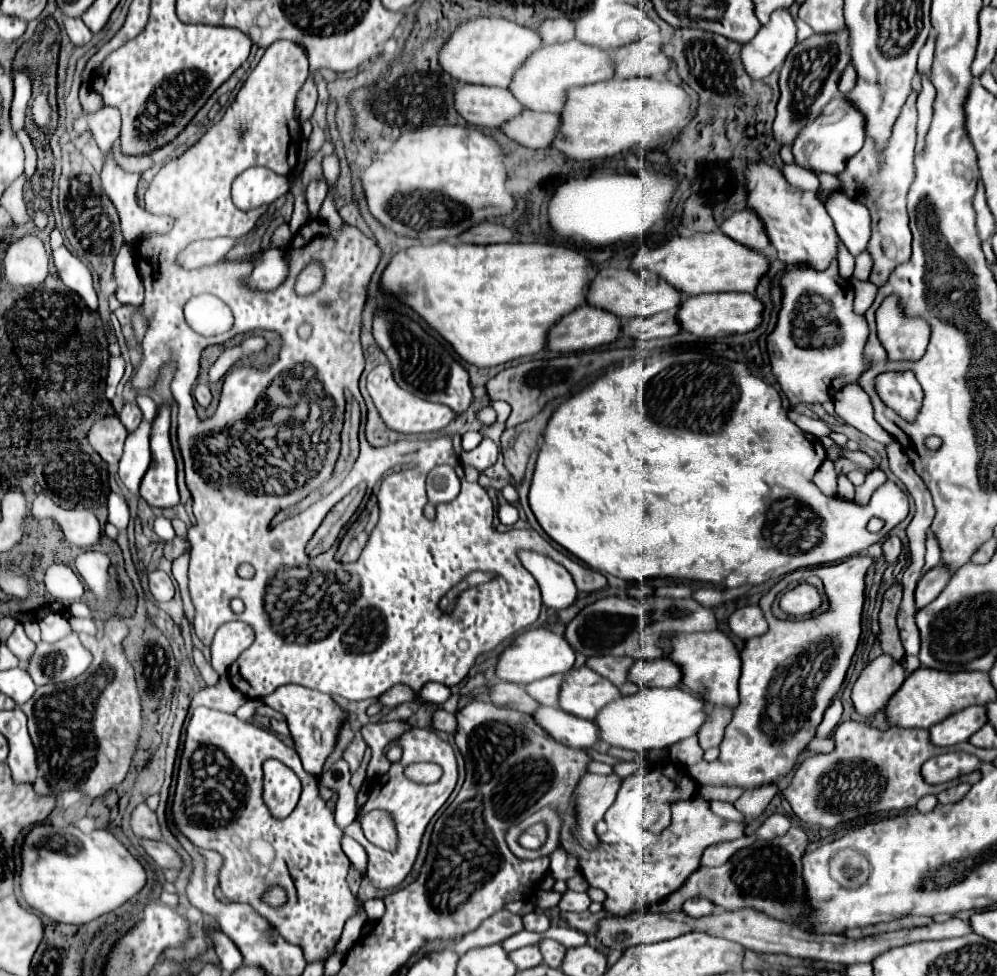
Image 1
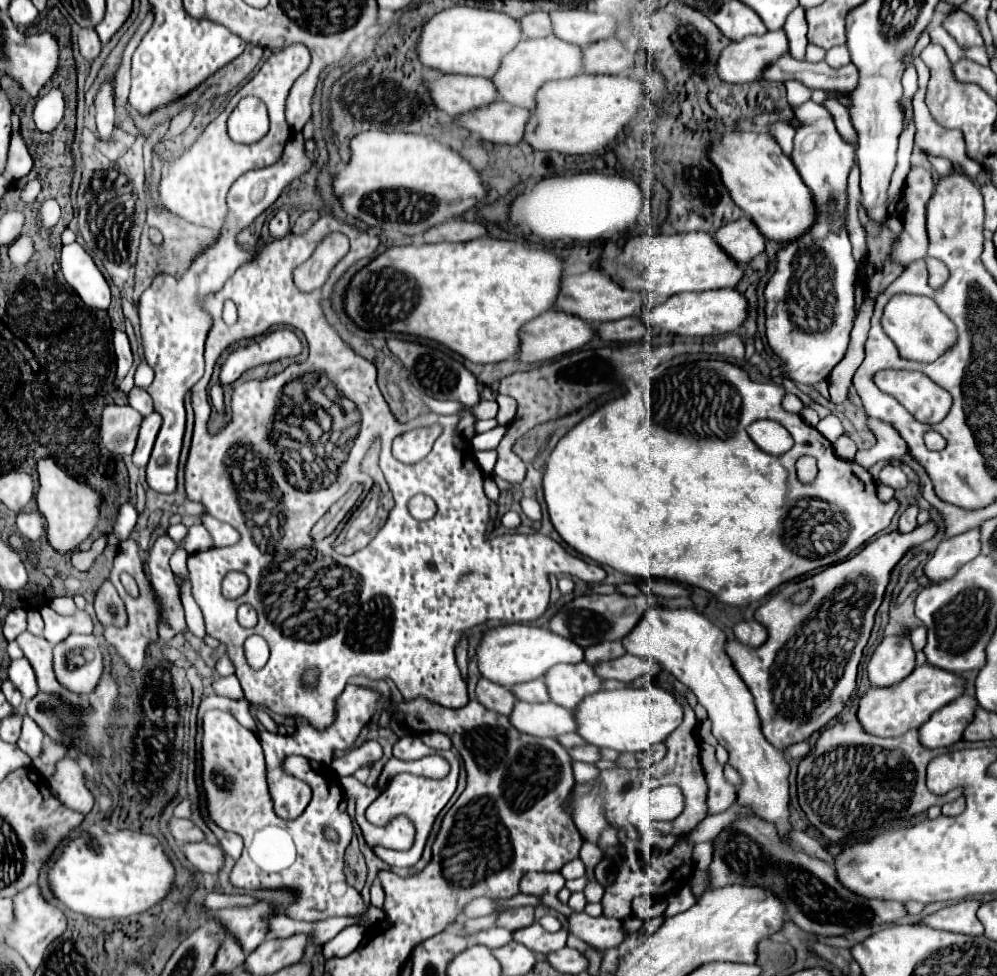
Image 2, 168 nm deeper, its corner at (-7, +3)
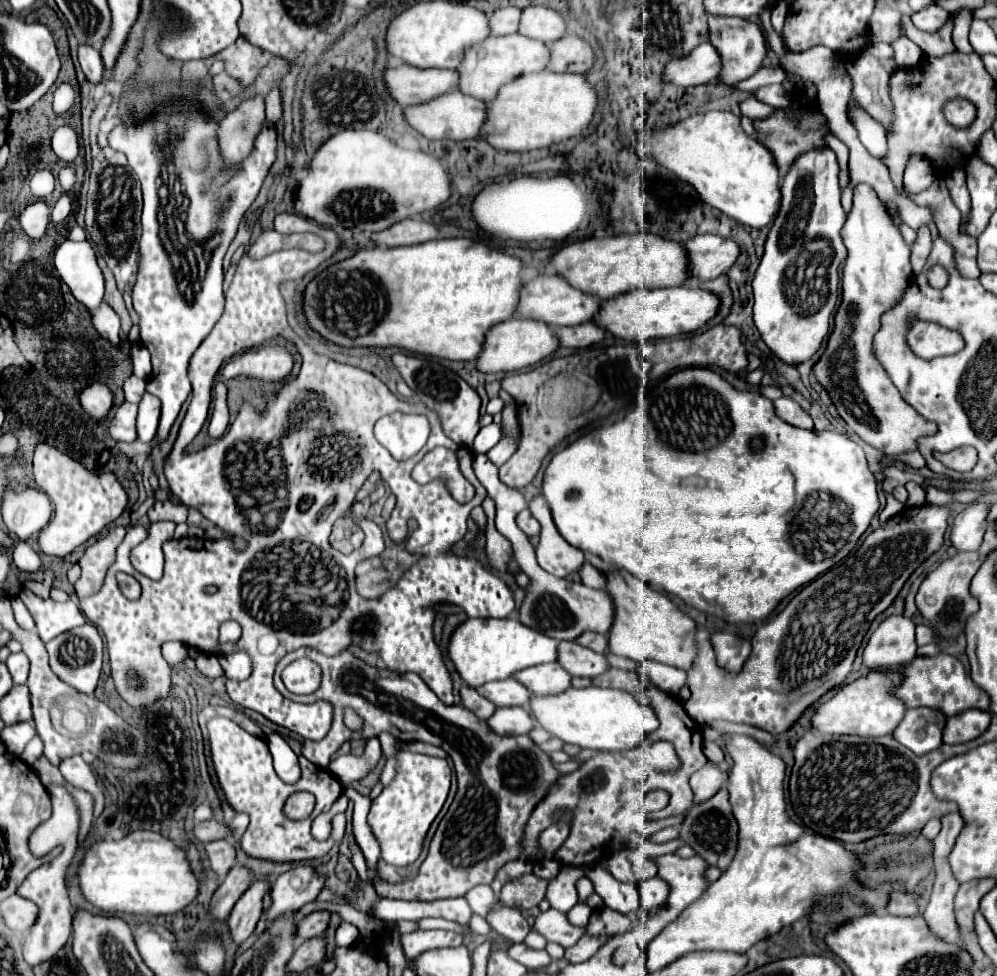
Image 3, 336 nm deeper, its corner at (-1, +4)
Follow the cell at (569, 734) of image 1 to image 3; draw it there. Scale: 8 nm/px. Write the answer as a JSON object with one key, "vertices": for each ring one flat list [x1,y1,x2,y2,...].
{"vertices":[[499,707,489,719,487,725,493,733,499,735,525,735,533,729,535,721,531,713,523,707]]}

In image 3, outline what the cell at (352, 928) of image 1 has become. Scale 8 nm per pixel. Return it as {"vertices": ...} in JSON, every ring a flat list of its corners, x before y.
{"vertices":[[343,921,337,929,337,935,335,935,335,941,339,947,347,947,347,945,353,945,355,939,359,937,359,929,347,921]]}

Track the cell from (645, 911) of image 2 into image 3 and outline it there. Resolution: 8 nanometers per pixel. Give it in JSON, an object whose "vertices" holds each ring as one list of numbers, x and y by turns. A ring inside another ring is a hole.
{"vertices":[[593,865,591,869,583,867,583,871,587,877,591,877,591,881,595,883,595,891,603,897,607,907,621,913,629,913,635,911,635,907,639,907,635,883,617,883,613,877,607,877,609,873,601,869,601,865],[615,885,623,885,623,887,615,887]]}

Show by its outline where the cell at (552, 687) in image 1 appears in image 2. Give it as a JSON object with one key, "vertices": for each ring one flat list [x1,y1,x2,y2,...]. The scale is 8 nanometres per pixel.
{"vertices":[[537,678,537,680,531,680,531,682,523,682,519,686,513,686,511,690,513,690,513,694,519,700,525,700,525,702,549,702,551,700,543,678]]}

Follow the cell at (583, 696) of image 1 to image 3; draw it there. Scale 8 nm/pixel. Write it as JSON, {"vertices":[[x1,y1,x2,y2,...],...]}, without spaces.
{"vertices":[[543,663,523,669,523,673,515,675,515,679,519,679,521,685,527,685,527,689,535,695,555,695,571,687,571,675,559,663]]}

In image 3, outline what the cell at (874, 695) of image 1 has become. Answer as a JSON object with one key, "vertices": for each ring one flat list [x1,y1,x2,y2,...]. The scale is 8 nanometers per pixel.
{"vertices":[[907,615,887,617,871,635,863,649,863,665,867,669,895,667,911,661,917,653,915,623]]}

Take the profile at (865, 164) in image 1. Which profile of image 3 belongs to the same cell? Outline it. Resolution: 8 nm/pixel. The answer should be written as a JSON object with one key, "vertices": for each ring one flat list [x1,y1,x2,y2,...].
{"vertices":[[921,227,917,231,919,239,917,243,911,247,911,265,913,265,913,271,915,273,921,273,925,269,925,261,931,253,931,233,929,233,929,227]]}

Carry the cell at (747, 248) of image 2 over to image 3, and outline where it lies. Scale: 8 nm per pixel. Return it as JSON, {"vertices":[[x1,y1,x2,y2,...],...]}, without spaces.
{"vertices":[[695,235,685,241,689,253,689,271,695,281,711,281,727,273,739,255,739,245,719,235]]}

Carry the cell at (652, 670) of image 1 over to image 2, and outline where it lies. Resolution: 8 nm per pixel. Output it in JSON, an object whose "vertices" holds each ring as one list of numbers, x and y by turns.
{"vertices":[[625,654,623,658,617,658,613,662,601,662,595,666,595,670,605,680,615,678,615,680,623,680,623,682,633,682,645,674,657,676,661,672,661,668,655,662,641,658,641,656,633,656,633,654]]}

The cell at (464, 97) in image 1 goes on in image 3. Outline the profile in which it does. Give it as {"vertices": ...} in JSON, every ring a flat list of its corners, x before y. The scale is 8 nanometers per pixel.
{"vertices":[[411,65,387,67,383,71,387,91,399,105,419,105,457,87,457,71,451,69,419,69]]}

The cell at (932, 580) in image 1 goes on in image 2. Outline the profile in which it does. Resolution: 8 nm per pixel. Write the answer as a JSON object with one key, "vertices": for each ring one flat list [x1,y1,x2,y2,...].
{"vertices":[[967,530,959,536,953,538,945,538,937,552,933,554,933,558,925,564,923,574,927,576,927,582,943,582,949,580,953,574,957,574,957,570,967,564,969,560,973,560,975,556,979,556,981,546,979,546,979,530]]}

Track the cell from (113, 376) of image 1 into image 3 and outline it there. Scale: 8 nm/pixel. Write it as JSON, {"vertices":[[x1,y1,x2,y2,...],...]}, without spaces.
{"vertices":[[101,301,99,309,95,309,91,317,95,331,101,333,111,345,119,345,119,315,105,301]]}

